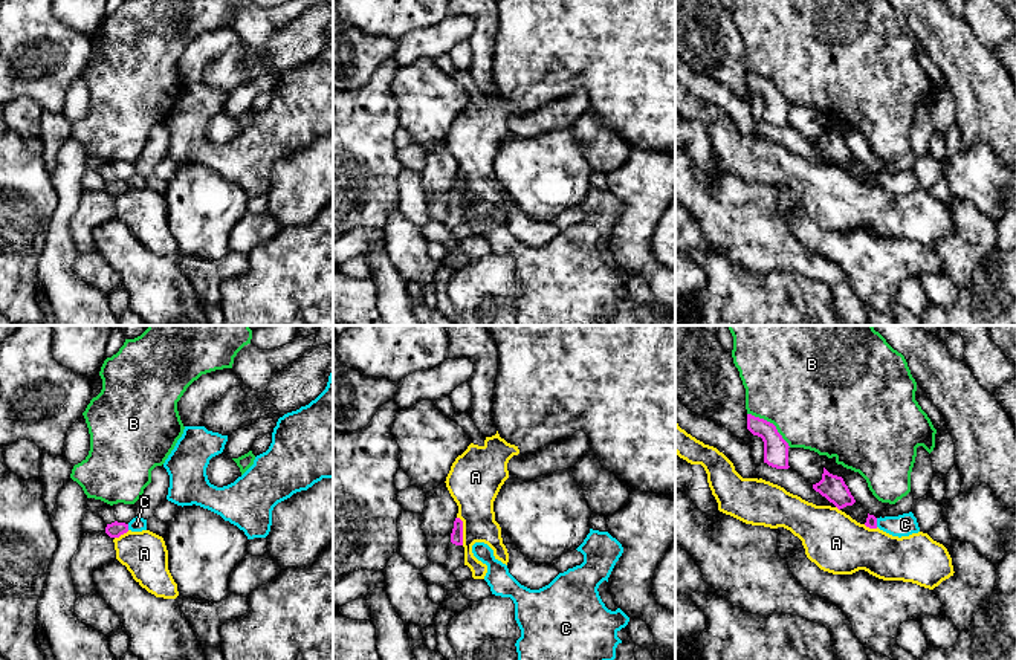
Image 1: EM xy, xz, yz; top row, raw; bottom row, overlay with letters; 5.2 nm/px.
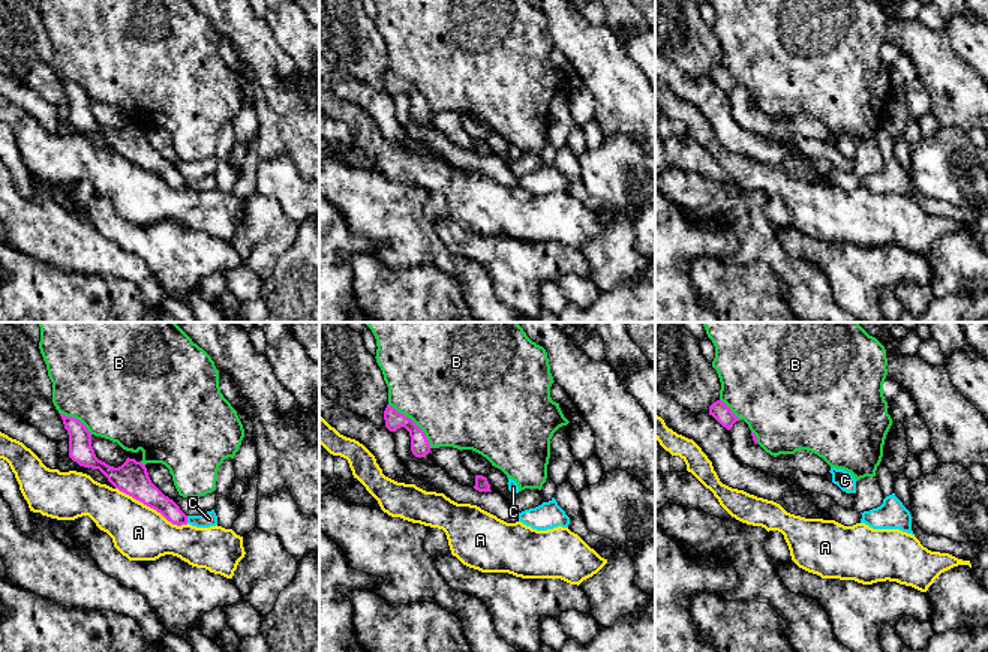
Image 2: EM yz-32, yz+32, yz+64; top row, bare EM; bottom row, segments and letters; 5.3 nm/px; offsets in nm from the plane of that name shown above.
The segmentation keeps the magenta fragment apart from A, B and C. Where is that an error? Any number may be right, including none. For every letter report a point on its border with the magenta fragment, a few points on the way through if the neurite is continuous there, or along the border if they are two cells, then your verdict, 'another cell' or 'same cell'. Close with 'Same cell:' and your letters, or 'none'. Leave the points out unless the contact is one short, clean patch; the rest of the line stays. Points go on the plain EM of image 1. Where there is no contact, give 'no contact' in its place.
A: xz (462, 188) | another cell
B: yz (772, 81) | another cell
C: xy (127, 185) | along xy (127, 182), (129, 187) | another cell
Same cell: none

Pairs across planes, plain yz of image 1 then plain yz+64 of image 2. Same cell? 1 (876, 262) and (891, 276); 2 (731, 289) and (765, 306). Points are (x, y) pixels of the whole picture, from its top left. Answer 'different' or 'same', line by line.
1: same
2: same

